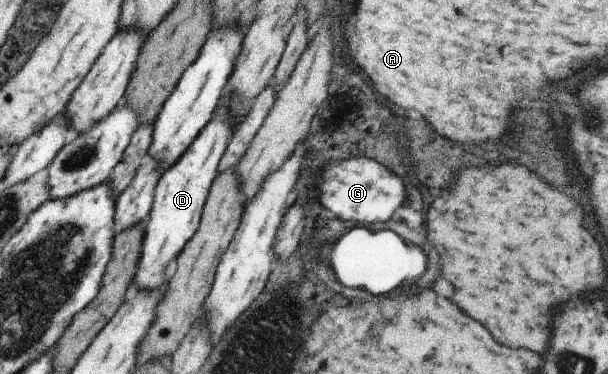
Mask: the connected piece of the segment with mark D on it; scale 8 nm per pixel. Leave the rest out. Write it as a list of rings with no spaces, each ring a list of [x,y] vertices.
[[[220,101],[220,106],[211,122],[201,131],[187,153],[172,166],[158,182],[152,211],[146,221],[143,252],[140,256],[139,270],[134,278],[132,294],[139,291],[155,291],[167,286],[167,270],[171,262],[177,262],[189,240],[199,230],[201,214],[213,182],[220,173],[221,159],[229,146],[233,133],[241,124],[236,120],[236,104]]]

